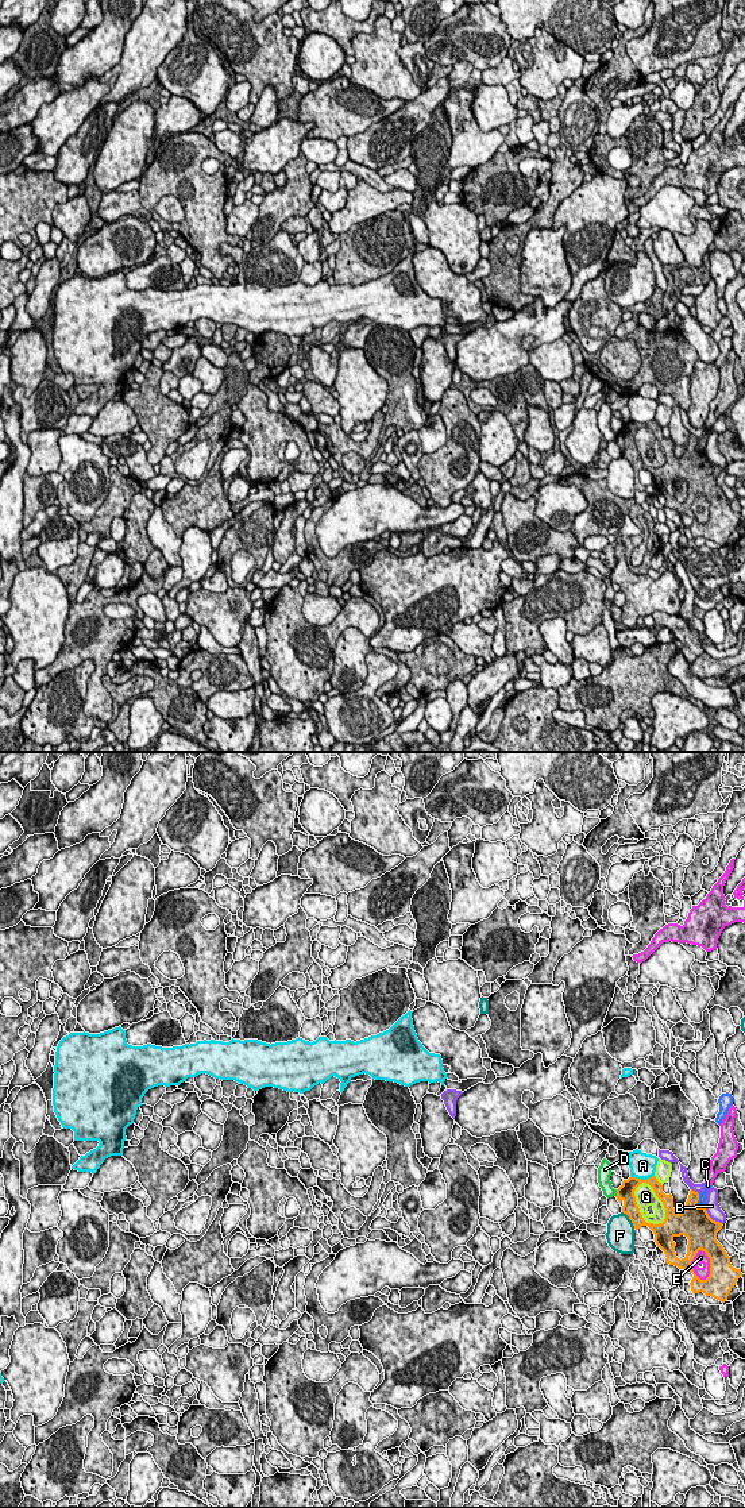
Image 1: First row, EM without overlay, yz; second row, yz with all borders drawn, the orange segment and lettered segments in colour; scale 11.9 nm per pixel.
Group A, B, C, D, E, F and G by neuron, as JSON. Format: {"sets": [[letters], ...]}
{"sets": [["A"], ["B"], ["C"], ["D"], ["E"], ["F"], ["G"]]}

